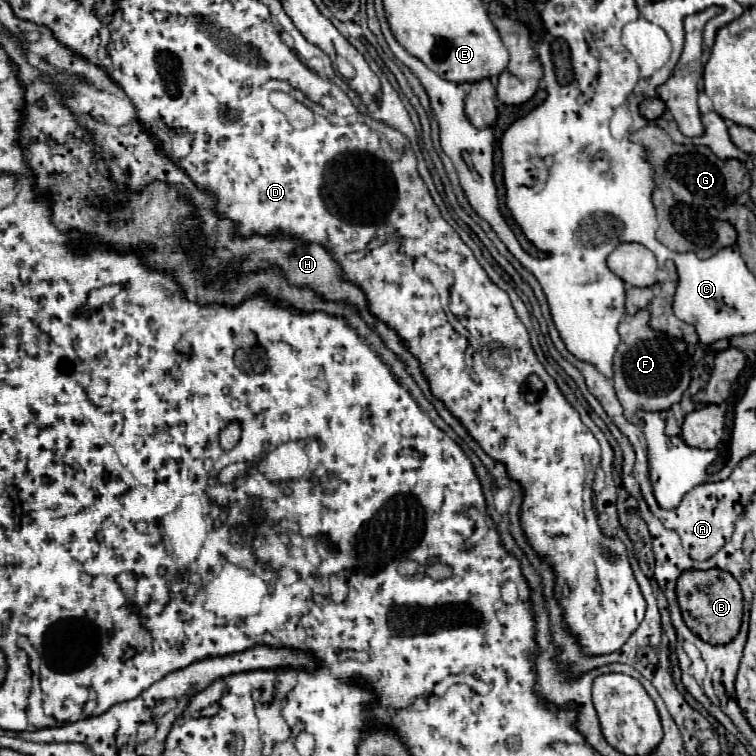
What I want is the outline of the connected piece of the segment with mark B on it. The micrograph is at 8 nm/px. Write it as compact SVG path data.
M722 569L688 570L680 575L676 585L682 617L690 631L710 645L730 643L742 625L742 591L739 583Z

